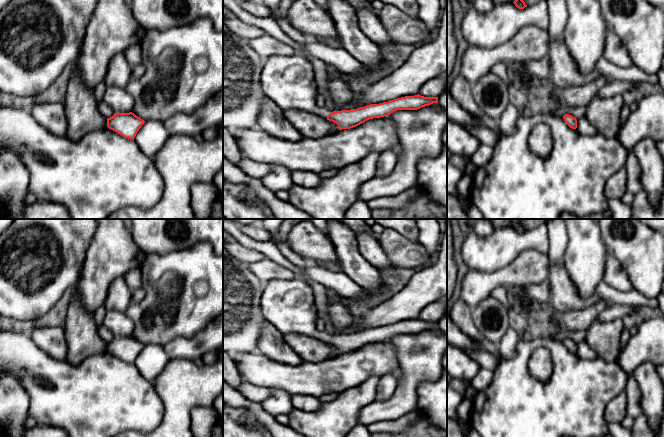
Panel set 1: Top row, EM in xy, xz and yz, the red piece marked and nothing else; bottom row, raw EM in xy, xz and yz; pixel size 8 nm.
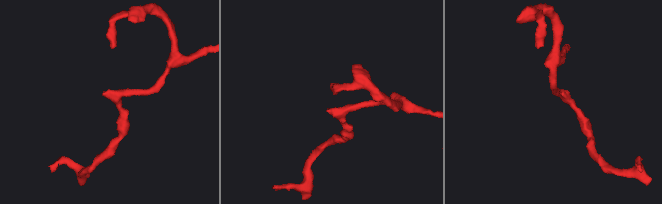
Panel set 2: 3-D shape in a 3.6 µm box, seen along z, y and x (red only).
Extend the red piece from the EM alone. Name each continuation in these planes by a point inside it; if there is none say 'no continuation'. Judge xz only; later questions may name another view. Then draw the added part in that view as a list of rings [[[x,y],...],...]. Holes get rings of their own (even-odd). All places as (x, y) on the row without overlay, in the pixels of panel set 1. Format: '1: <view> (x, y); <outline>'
1: xz (288, 304); [[[302,278],[272,279],[260,298],[262,316],[283,335],[300,333],[325,343],[331,338],[316,329],[318,319],[314,294]]]

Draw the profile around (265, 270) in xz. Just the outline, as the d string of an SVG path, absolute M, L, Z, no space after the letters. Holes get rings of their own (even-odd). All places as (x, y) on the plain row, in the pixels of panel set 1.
M268 258L250 263L248 267L249 270L263 282L269 282L272 279L297 278L295 273Z

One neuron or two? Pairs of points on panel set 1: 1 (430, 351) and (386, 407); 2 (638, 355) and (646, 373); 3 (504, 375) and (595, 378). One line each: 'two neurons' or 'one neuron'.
1: one neuron
2: two neurons
3: one neuron

